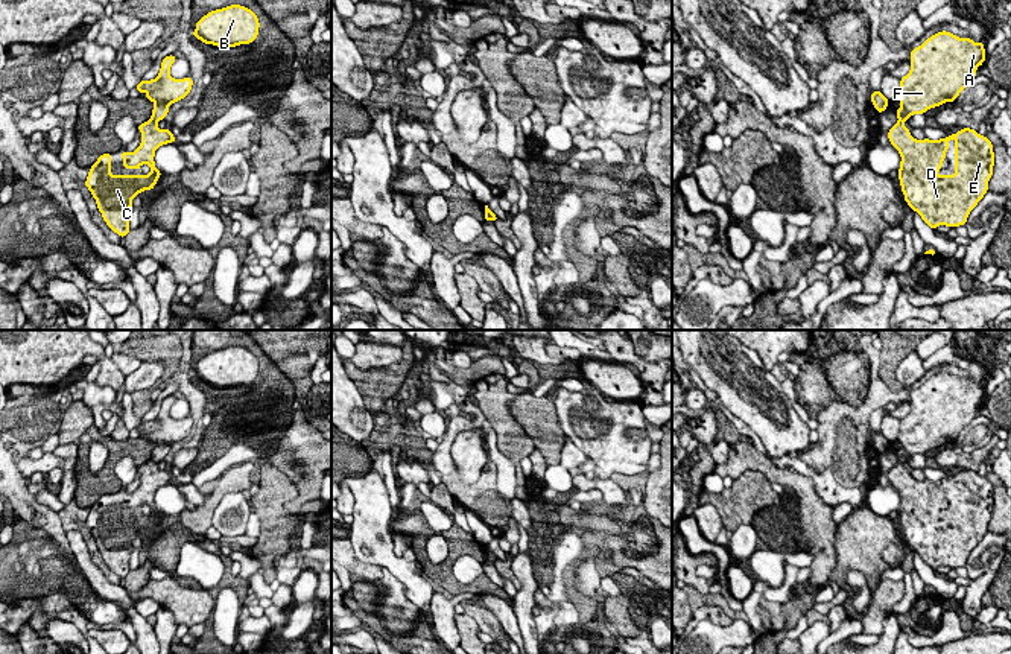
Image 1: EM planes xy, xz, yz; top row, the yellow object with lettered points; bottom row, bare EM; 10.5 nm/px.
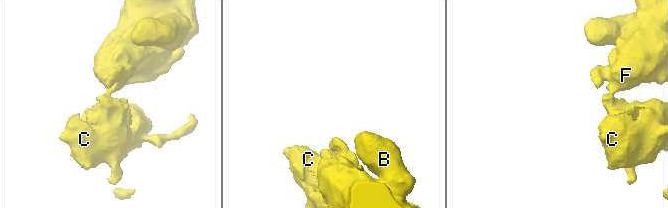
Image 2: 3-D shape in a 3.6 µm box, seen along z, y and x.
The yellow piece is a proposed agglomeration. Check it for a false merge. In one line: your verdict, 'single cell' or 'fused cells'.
fused cells

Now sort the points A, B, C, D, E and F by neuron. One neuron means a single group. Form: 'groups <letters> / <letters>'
groups A B F / C D E

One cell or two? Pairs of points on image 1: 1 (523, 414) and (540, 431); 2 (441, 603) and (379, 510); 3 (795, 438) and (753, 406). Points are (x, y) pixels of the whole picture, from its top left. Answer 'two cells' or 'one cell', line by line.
1: one cell
2: two cells
3: one cell

